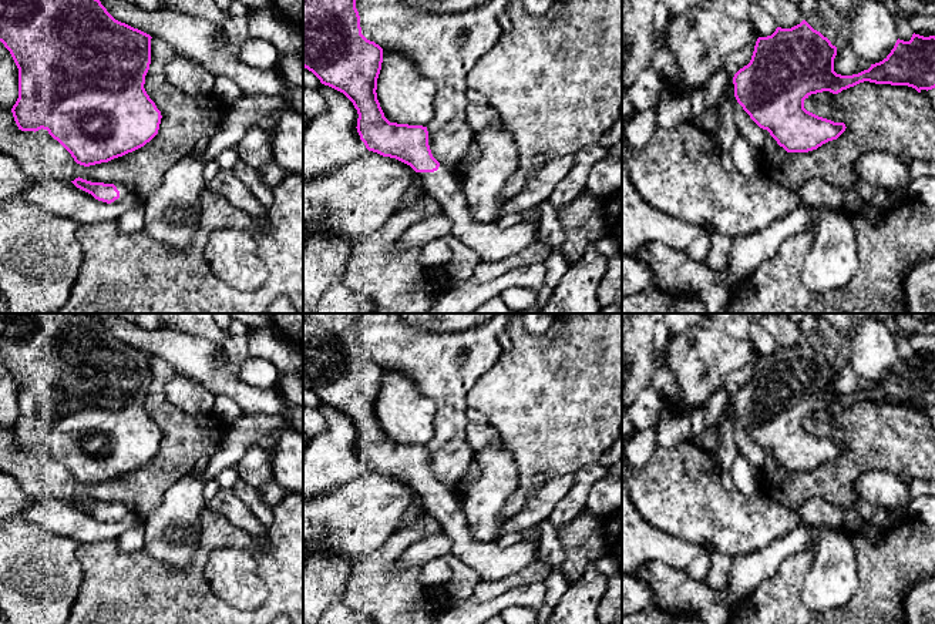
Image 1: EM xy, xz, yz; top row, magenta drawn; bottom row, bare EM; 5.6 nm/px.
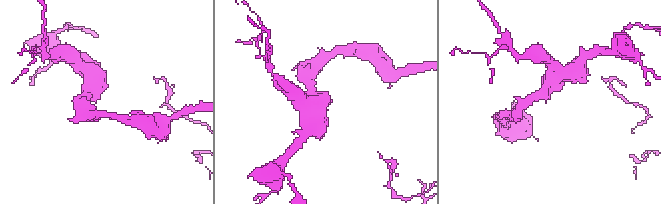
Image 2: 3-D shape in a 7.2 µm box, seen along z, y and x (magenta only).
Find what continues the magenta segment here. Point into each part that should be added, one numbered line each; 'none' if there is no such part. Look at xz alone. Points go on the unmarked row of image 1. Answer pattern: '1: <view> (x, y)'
1: xz (494, 562)

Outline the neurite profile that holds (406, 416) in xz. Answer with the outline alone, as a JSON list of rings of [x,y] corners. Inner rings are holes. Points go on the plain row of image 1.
[[[383,369],[376,412],[384,436],[390,442],[426,446],[433,437],[433,422],[437,412],[434,400],[420,393],[416,385],[400,372]]]

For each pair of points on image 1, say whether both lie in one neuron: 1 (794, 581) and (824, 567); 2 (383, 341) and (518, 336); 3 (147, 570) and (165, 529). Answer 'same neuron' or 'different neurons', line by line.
1: different neurons
2: different neurons
3: different neurons

